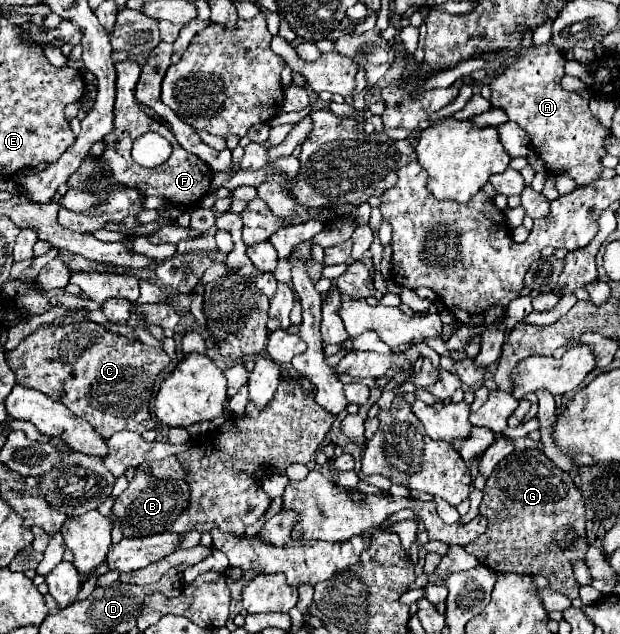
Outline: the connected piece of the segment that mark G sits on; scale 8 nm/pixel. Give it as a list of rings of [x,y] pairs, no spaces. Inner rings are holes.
[[[517,449],[497,463],[487,485],[483,487],[483,501],[479,513],[487,517],[489,527],[485,535],[465,547],[467,553],[475,555],[481,565],[493,569],[495,573],[525,573],[543,575],[553,591],[563,593],[569,599],[579,597],[579,585],[573,577],[573,561],[585,559],[587,539],[585,539],[585,501],[581,489],[573,483],[571,475],[559,469],[547,455],[537,449]]]

